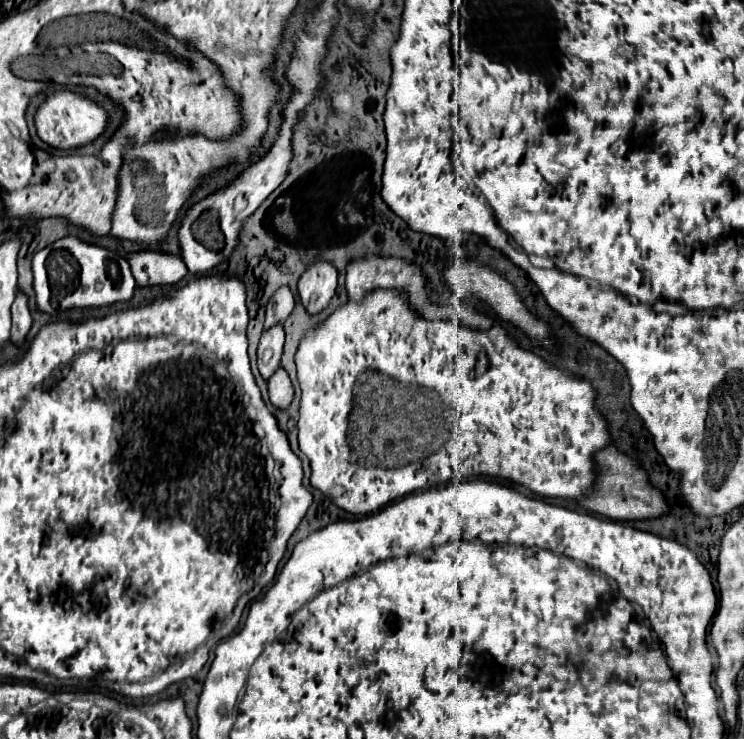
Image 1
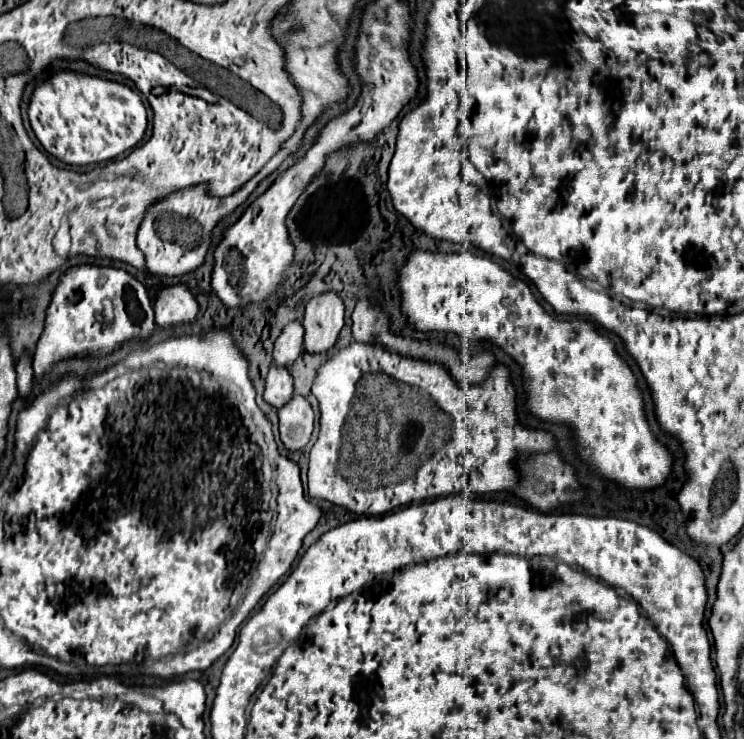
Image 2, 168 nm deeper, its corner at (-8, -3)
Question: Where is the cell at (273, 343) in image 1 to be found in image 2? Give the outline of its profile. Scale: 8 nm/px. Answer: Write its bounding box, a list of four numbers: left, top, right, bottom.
[264,366,294,408]

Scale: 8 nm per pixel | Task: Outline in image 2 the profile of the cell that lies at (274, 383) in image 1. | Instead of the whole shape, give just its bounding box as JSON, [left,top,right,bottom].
[278,396,314,452]

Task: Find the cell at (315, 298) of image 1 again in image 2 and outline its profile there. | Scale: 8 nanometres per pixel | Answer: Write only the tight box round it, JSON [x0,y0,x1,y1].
[304,292,344,354]

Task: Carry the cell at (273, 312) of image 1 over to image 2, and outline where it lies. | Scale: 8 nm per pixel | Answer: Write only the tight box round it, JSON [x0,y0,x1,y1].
[274,322,304,370]

